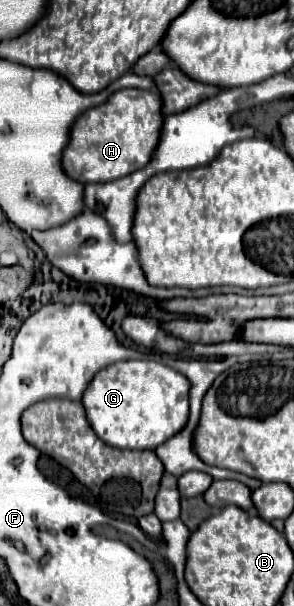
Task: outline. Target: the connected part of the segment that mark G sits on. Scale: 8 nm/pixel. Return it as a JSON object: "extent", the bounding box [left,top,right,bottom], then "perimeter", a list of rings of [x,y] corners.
{"extent":[81,360,187,450],"perimeter":[[[125,360],[99,370],[81,396],[85,416],[95,434],[109,446],[155,450],[187,422],[187,380],[153,360]]]}

